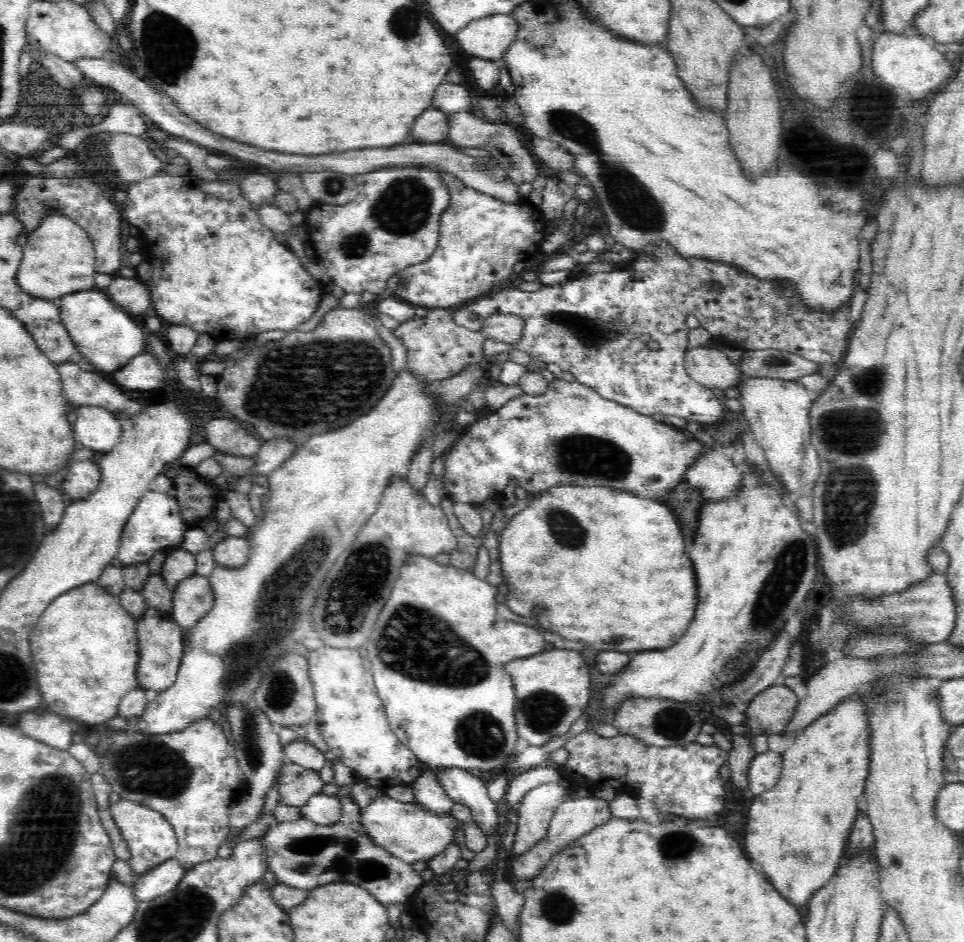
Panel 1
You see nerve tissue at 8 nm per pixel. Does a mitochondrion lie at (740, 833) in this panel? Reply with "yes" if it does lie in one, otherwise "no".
no

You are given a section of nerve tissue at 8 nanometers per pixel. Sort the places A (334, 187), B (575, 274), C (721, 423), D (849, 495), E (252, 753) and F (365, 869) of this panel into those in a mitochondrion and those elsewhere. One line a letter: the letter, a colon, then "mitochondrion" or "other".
A: mitochondrion
B: other
C: other
D: mitochondrion
E: mitochondrion
F: mitochondrion

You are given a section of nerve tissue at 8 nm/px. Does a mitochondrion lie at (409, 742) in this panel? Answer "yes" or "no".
no

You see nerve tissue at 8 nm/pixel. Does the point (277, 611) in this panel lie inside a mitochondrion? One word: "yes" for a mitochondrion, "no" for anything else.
yes

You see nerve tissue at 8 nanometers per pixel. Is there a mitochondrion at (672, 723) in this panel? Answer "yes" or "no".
yes

